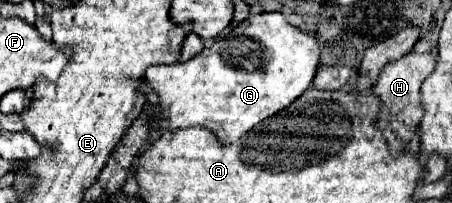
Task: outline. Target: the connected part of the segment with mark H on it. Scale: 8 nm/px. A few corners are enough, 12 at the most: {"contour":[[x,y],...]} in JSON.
{"contour":[[408,52],[374,84],[378,124],[394,154],[424,116],[420,86],[436,54]]}

